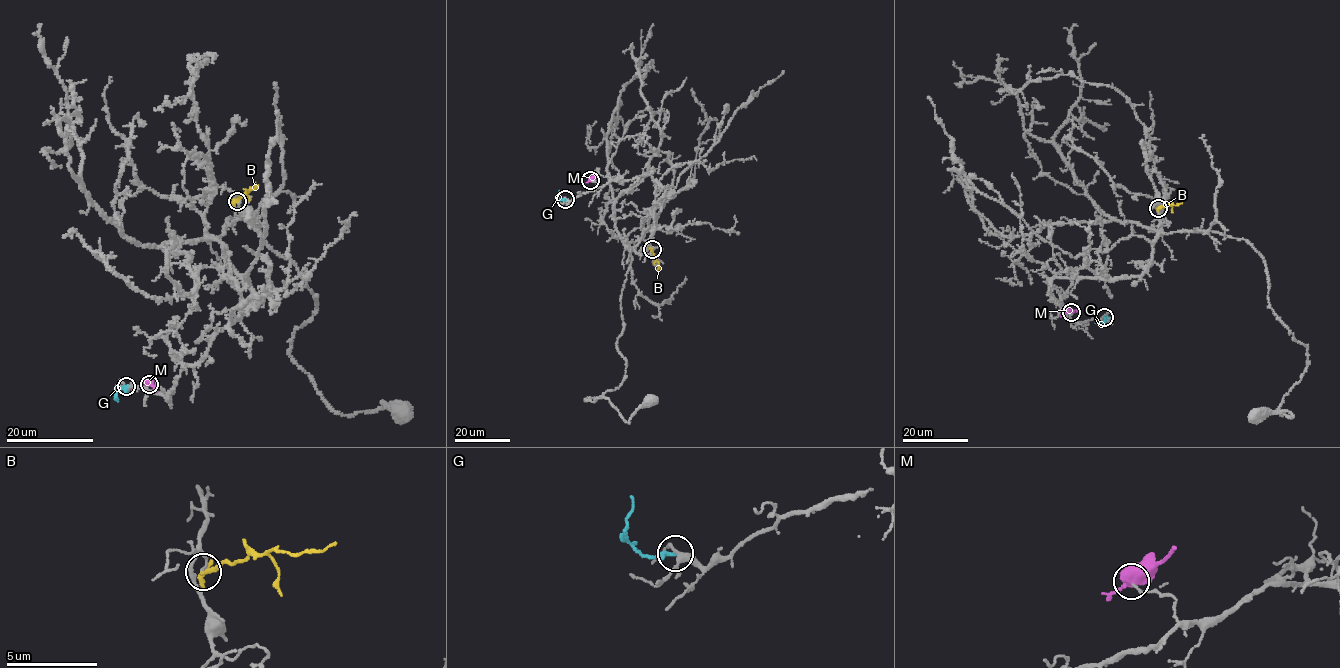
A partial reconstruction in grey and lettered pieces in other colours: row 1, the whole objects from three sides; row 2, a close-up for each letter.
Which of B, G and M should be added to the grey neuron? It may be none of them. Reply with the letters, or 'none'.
none

